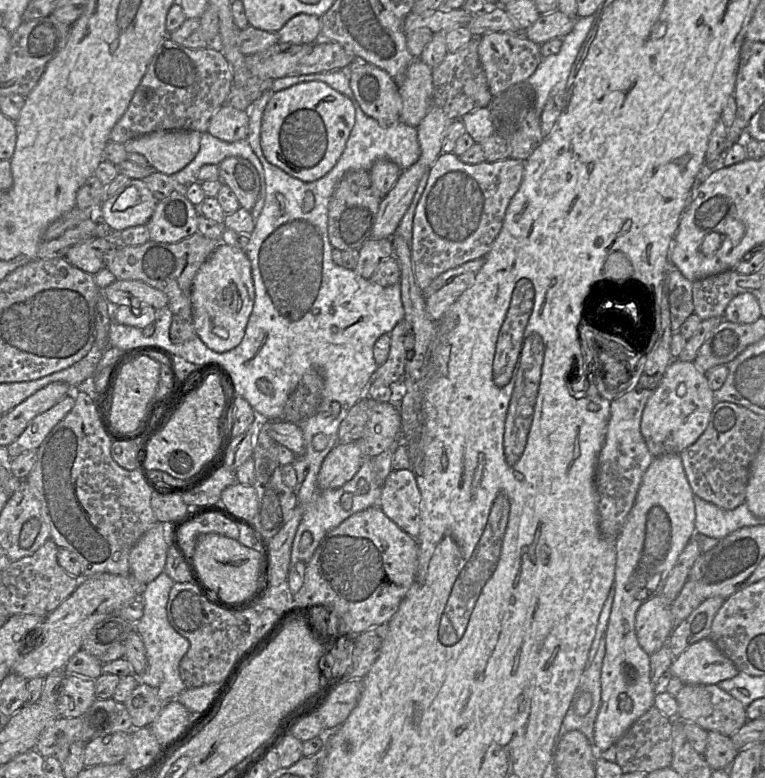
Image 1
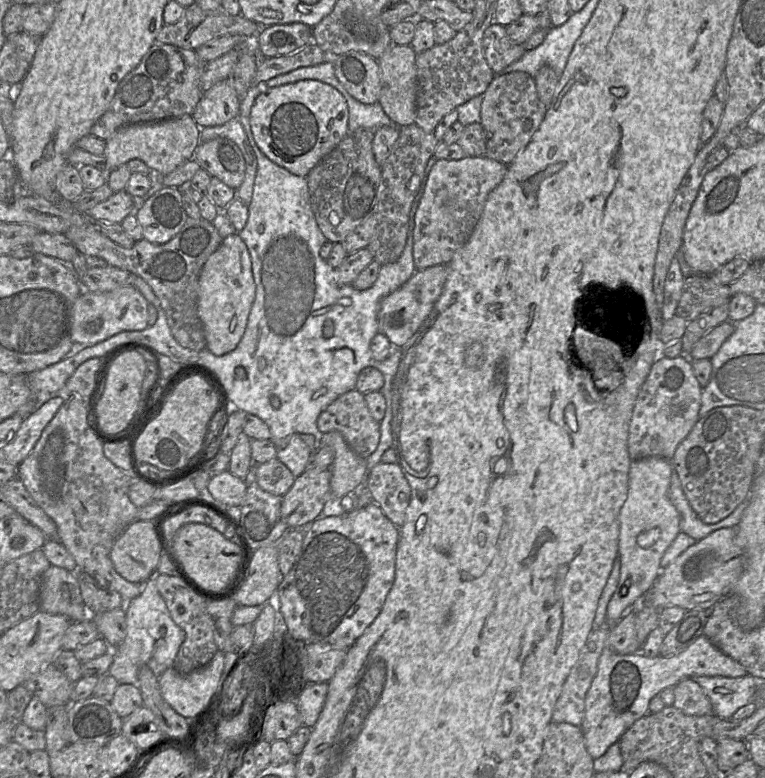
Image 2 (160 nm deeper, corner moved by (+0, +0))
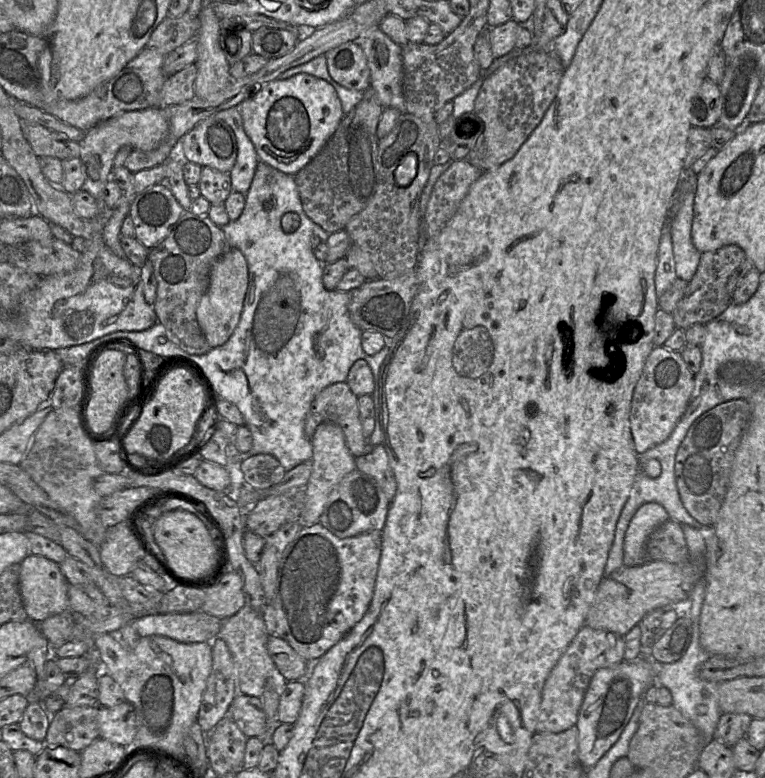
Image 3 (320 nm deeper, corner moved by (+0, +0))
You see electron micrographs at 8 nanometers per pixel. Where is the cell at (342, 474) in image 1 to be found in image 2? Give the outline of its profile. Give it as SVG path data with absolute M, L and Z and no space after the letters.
M308 467L282 496L281 516L288 529L306 526L323 512L330 493L330 468Z

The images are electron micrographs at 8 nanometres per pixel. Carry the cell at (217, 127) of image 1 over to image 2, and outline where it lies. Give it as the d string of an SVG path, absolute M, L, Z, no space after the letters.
M229 79L223 80L203 92L191 116L200 128L223 125L239 116L239 99Z

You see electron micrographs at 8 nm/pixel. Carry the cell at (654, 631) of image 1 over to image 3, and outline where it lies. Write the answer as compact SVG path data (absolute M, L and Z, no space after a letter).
M583 626L572 639L547 677L543 689L536 733L560 733L576 725L581 704L595 672L624 660L625 641L619 634Z

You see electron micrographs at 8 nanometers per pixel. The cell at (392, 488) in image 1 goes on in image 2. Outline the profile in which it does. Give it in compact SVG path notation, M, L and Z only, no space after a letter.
M379 462L368 469L365 486L373 503L400 528L405 522L411 500L411 488L400 466Z

